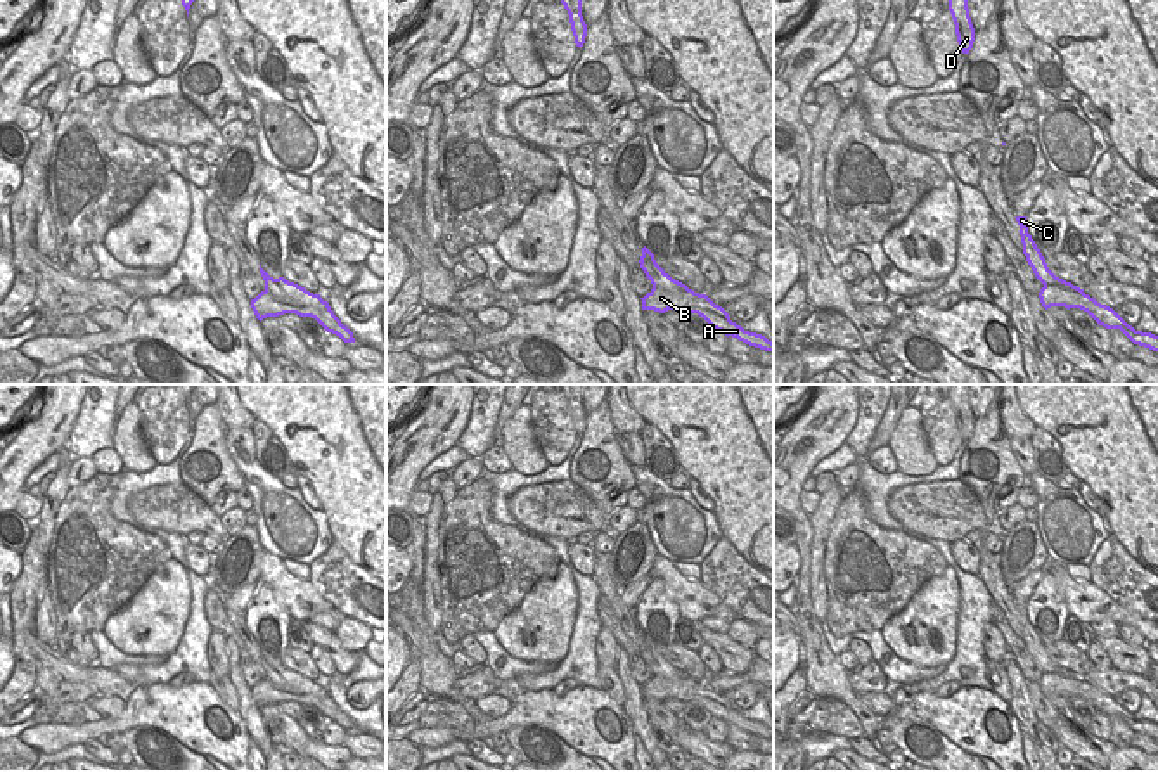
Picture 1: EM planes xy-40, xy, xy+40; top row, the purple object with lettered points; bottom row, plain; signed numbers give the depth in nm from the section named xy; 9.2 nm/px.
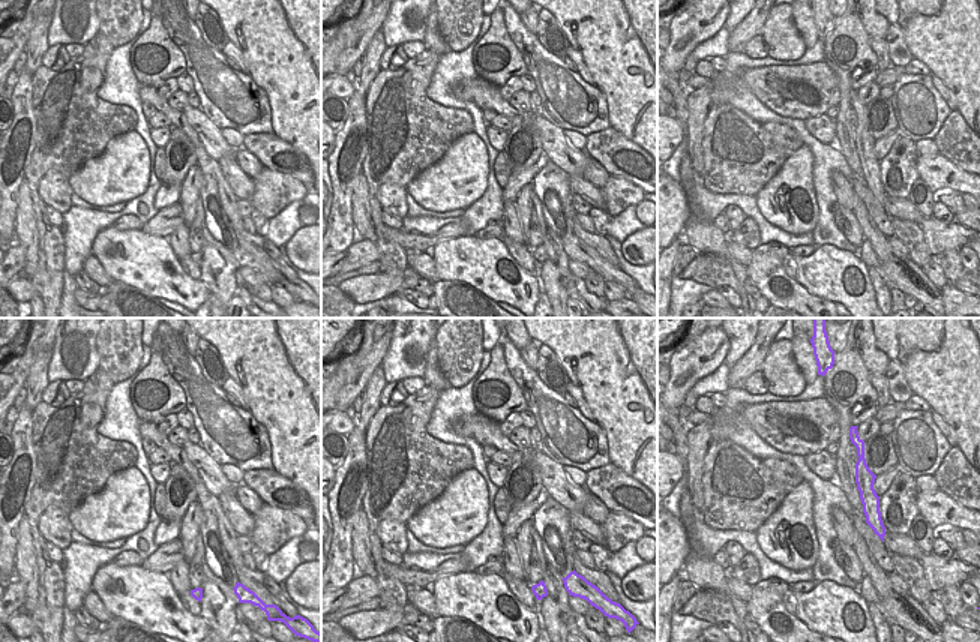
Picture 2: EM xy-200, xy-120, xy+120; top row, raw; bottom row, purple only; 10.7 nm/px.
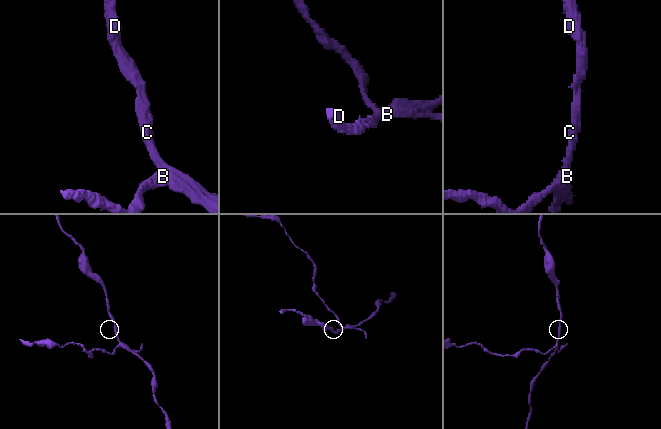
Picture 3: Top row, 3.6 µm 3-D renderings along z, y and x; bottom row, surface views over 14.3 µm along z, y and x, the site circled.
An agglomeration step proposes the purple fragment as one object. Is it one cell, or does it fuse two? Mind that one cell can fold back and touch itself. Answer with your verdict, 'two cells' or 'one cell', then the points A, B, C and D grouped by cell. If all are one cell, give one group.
two cells; groups A B / C D

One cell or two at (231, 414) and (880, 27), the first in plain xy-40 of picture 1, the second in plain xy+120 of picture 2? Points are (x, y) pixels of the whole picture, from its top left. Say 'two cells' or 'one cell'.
one cell

